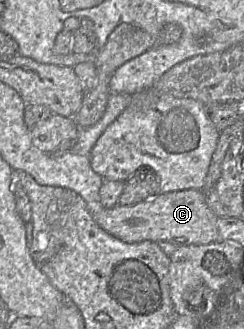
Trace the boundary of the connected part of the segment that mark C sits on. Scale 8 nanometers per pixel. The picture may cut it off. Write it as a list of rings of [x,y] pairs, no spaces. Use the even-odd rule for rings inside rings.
[[[188,189],[160,193],[151,199],[141,201],[134,205],[122,206],[117,204],[109,209],[104,208],[100,202],[89,203],[87,206],[94,221],[103,230],[126,243],[165,241],[176,247],[183,247],[188,245],[207,245],[216,241],[224,241],[219,239],[219,231],[217,227],[218,217],[207,204],[207,197],[203,190]]]

